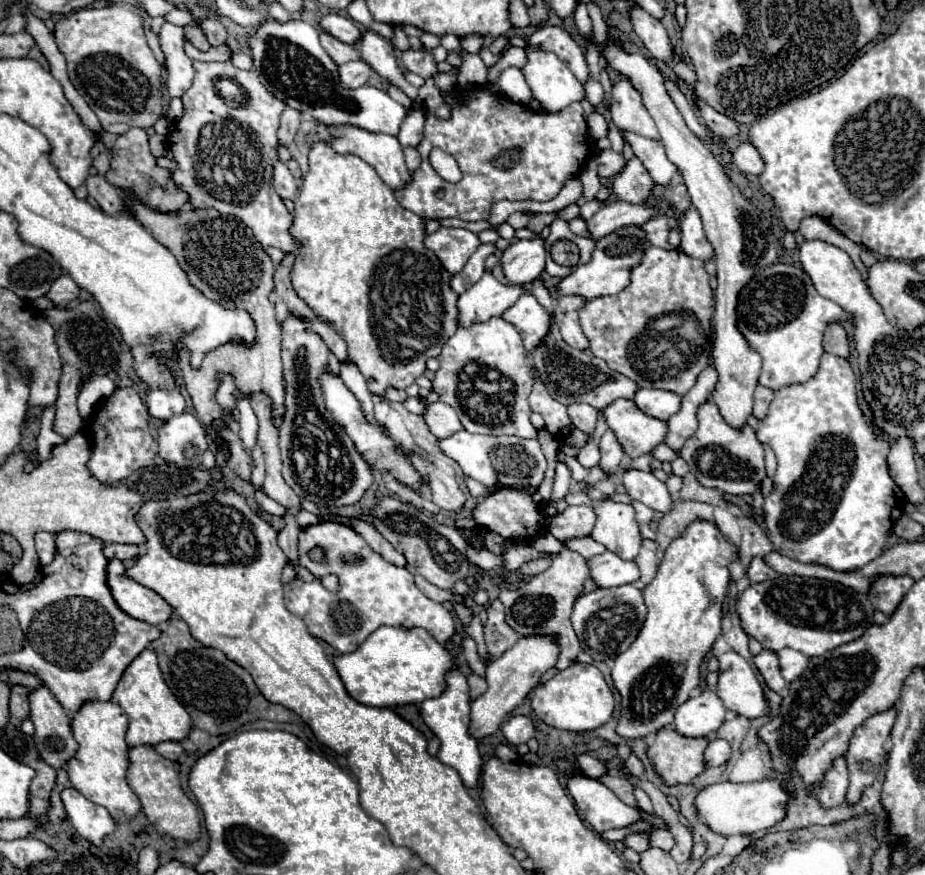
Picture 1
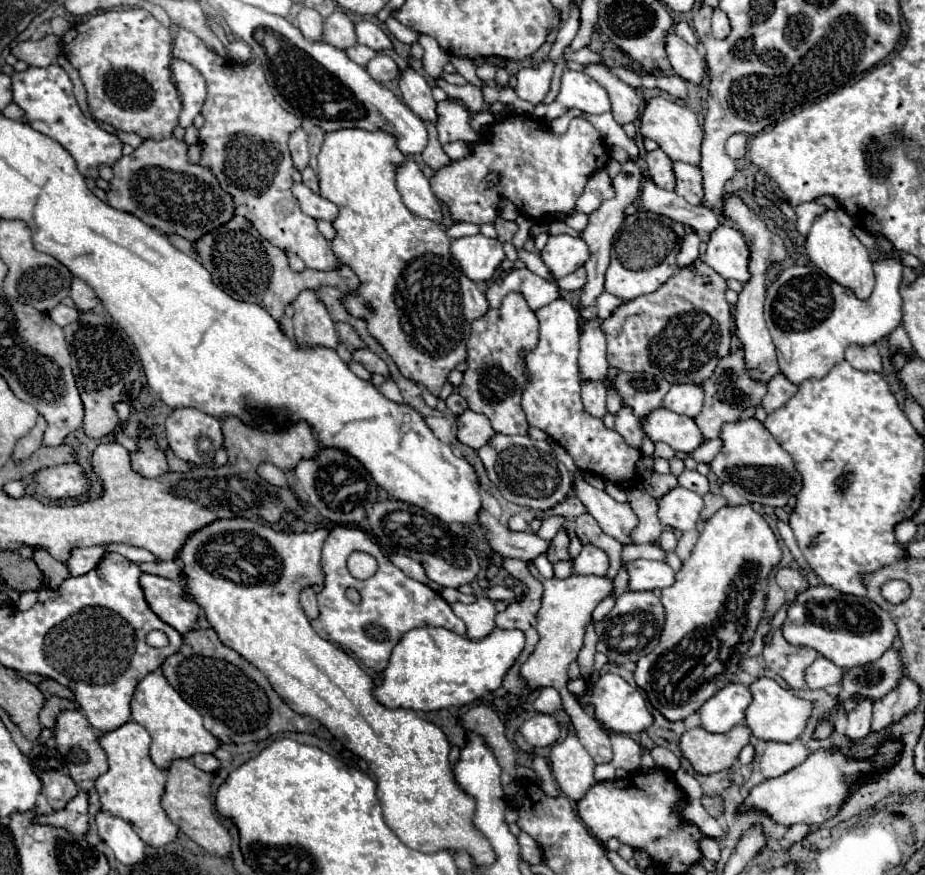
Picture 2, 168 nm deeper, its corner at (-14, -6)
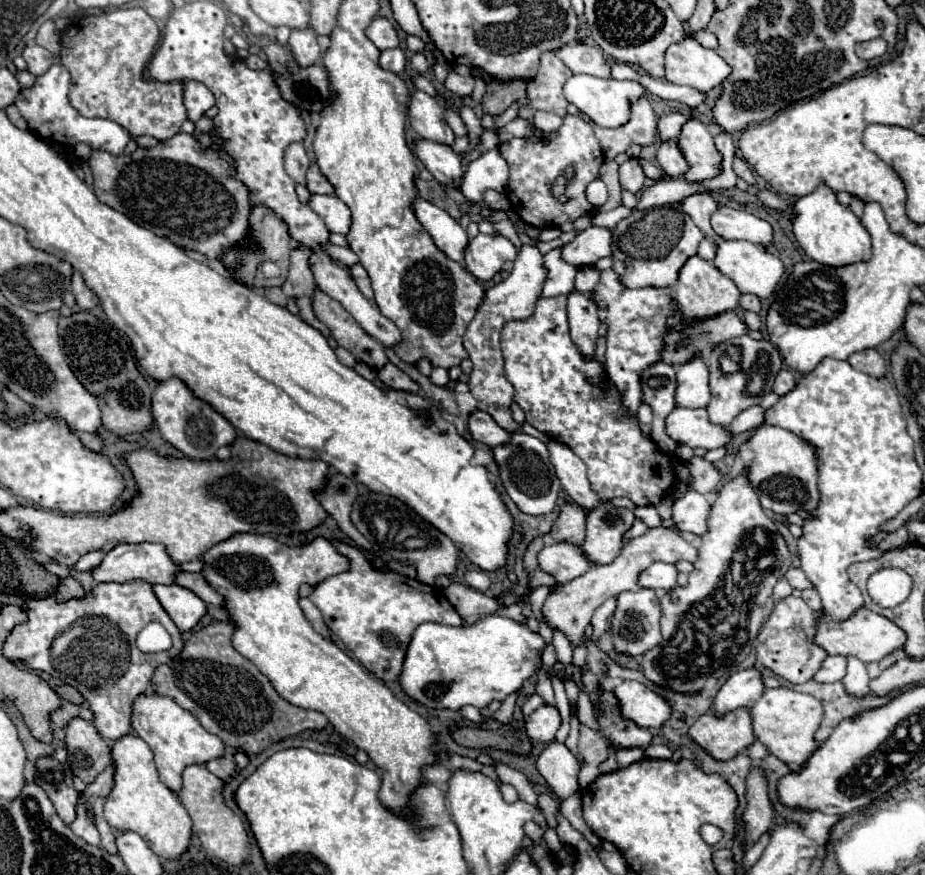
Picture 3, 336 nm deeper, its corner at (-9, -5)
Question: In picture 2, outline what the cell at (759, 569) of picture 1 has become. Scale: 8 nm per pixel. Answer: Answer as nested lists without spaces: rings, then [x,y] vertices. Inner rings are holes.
[[[785,567],[785,569],[779,569],[777,575],[775,575],[775,581],[781,589],[789,591],[789,593],[797,593],[797,591],[805,591],[809,587],[809,581],[801,575],[799,577],[799,571],[791,569],[791,567]]]

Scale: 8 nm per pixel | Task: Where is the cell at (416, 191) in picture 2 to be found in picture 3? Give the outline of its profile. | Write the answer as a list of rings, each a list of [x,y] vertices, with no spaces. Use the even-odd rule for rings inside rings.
[[[418,198],[414,202],[414,214],[432,236],[438,250],[442,250],[450,260],[458,262],[462,268],[466,268],[464,252],[468,250],[470,238],[466,236],[464,228],[454,218],[450,218],[444,210],[426,202],[424,198]]]

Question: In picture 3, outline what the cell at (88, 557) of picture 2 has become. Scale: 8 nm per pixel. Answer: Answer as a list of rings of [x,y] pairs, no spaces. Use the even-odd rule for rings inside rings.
[[[118,544],[104,556],[102,564],[92,572],[92,578],[96,584],[102,582],[122,584],[130,580],[144,580],[148,584],[174,584],[178,572],[180,566],[170,558],[166,546],[162,544]]]

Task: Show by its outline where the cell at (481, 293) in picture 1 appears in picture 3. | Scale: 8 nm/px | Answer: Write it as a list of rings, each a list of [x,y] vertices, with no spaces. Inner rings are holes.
[[[554,248],[546,254],[544,264],[548,268],[548,278],[544,282],[542,296],[558,296],[558,294],[570,294],[574,290],[574,278],[578,272],[578,266],[570,266],[562,260],[562,250]]]

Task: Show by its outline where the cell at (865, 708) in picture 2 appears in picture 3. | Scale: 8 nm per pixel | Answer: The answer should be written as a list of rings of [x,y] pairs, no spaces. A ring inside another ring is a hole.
[[[848,658],[848,674],[844,678],[844,686],[852,696],[866,696],[870,692],[868,686],[870,678],[866,674],[866,668],[860,660],[856,658]]]

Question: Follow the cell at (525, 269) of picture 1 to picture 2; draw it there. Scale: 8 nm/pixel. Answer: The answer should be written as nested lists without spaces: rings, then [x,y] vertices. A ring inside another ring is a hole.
[[[551,235],[541,251],[541,259],[551,275],[555,279],[561,279],[577,267],[585,265],[585,261],[589,259],[589,249],[581,237],[575,239],[569,235]]]

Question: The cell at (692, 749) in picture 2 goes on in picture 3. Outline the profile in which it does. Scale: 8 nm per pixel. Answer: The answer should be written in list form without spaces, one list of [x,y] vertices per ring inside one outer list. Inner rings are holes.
[[[738,708],[724,716],[708,710],[692,724],[688,734],[716,760],[730,760],[756,740],[748,708]]]

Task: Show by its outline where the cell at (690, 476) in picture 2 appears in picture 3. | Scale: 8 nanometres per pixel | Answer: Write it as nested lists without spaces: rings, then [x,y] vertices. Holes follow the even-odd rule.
[[[692,456],[686,462],[686,466],[690,468],[690,474],[694,478],[694,482],[692,482],[690,488],[694,488],[700,494],[710,492],[722,480],[722,472],[716,468],[716,464],[712,464],[712,462],[708,462],[708,460],[700,458],[700,456]]]

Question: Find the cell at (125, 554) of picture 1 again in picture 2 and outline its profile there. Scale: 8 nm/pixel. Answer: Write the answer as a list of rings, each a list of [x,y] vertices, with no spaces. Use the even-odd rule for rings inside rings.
[[[151,561],[151,563],[137,563],[139,569],[143,573],[153,573],[153,575],[161,575],[167,579],[181,579],[181,565],[177,565],[175,561]]]

